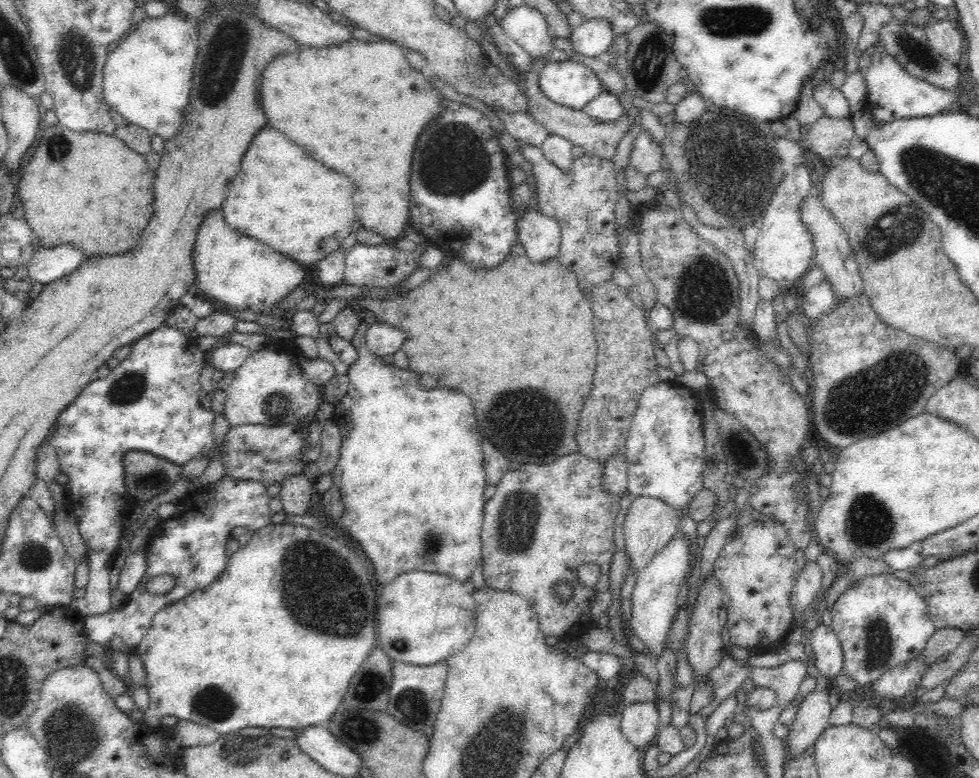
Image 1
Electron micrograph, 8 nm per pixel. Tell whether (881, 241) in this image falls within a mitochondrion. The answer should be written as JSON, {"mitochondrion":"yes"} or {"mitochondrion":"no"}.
{"mitochondrion":"yes"}

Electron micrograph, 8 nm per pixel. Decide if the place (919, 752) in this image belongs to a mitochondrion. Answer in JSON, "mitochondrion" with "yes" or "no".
{"mitochondrion":"no"}

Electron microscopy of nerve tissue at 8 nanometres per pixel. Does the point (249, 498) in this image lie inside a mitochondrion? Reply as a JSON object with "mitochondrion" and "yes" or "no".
{"mitochondrion":"no"}

